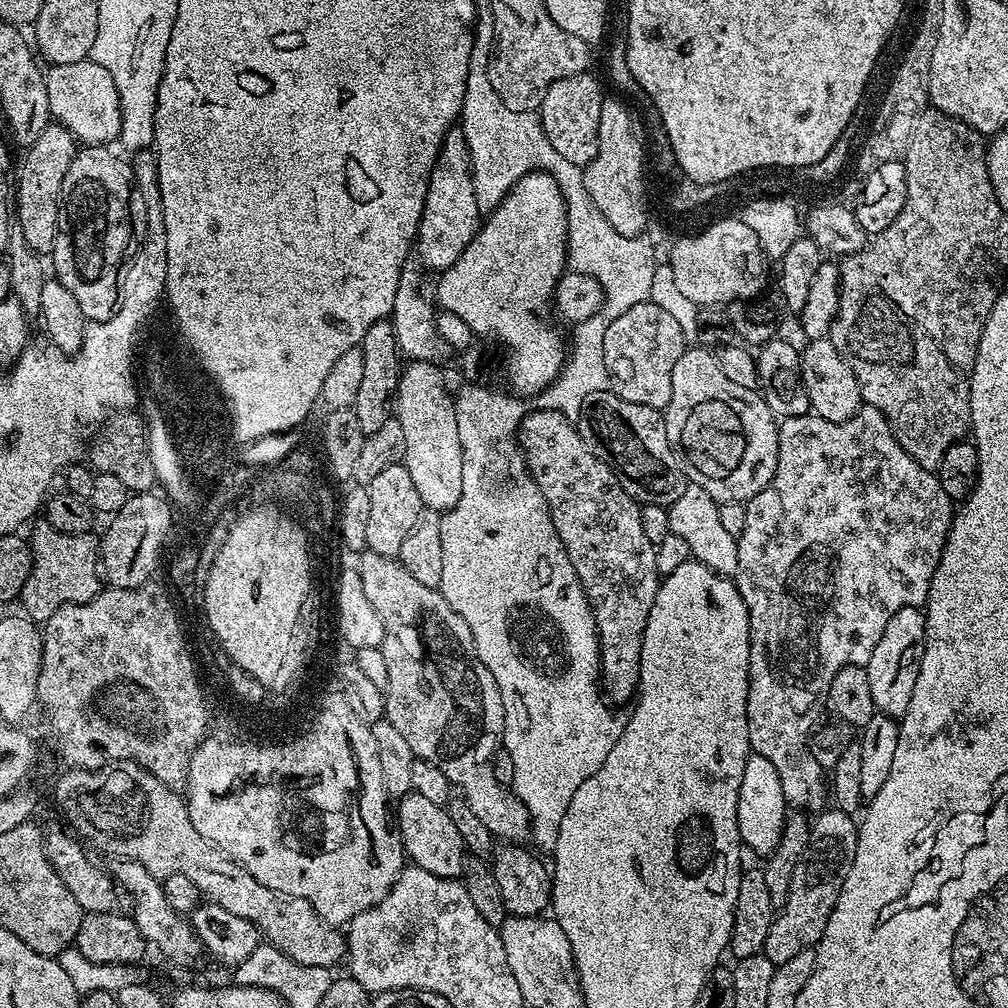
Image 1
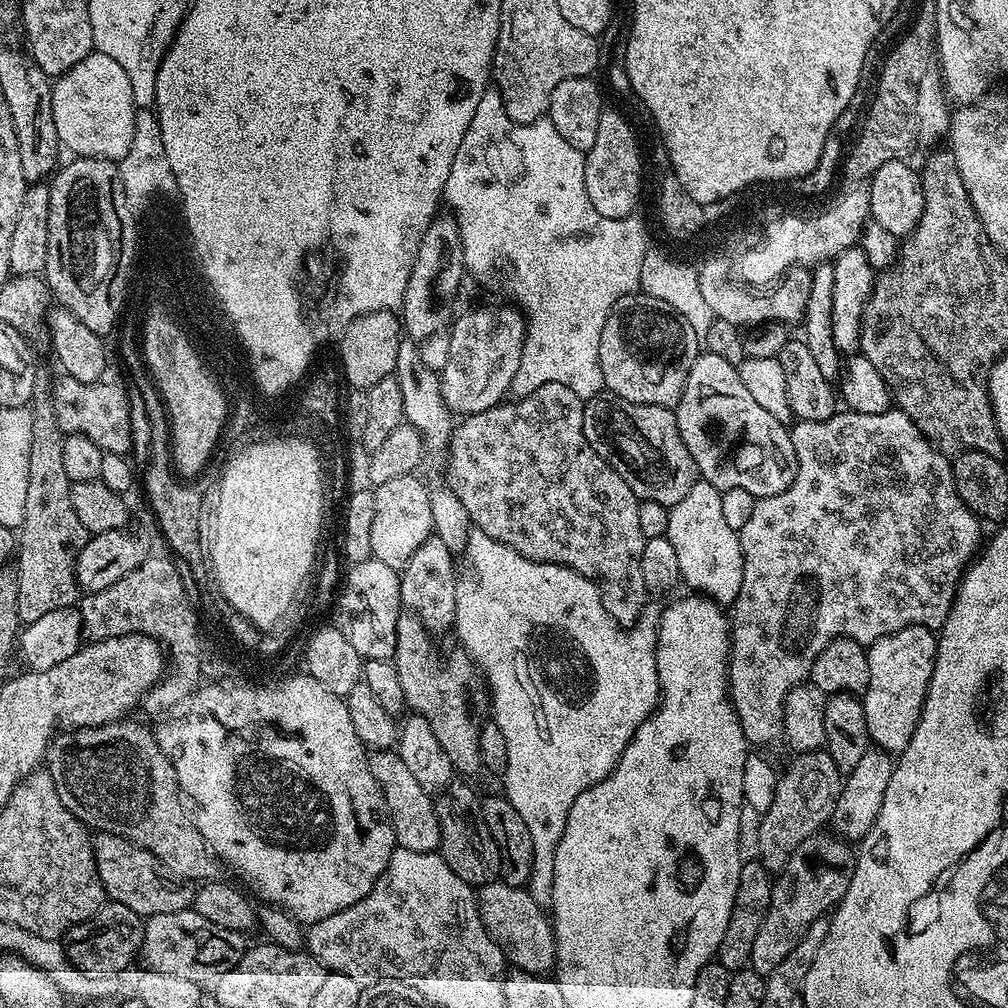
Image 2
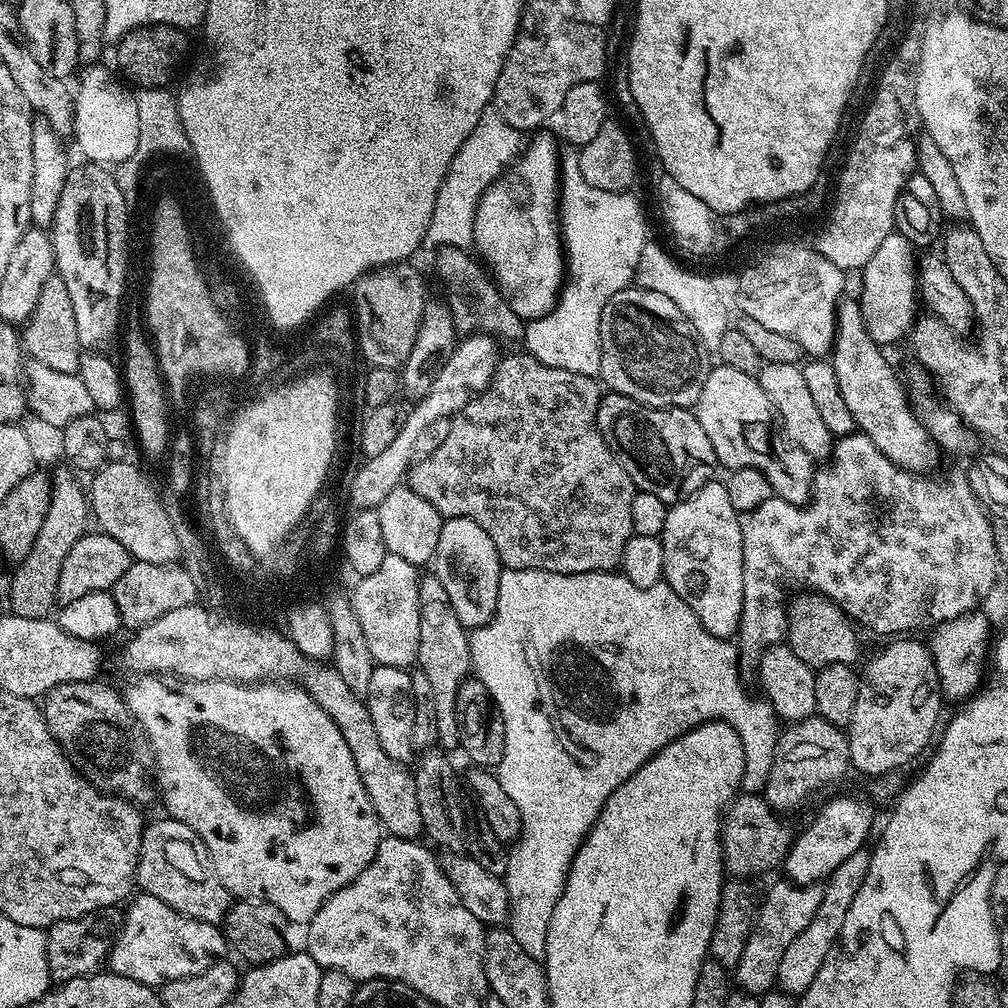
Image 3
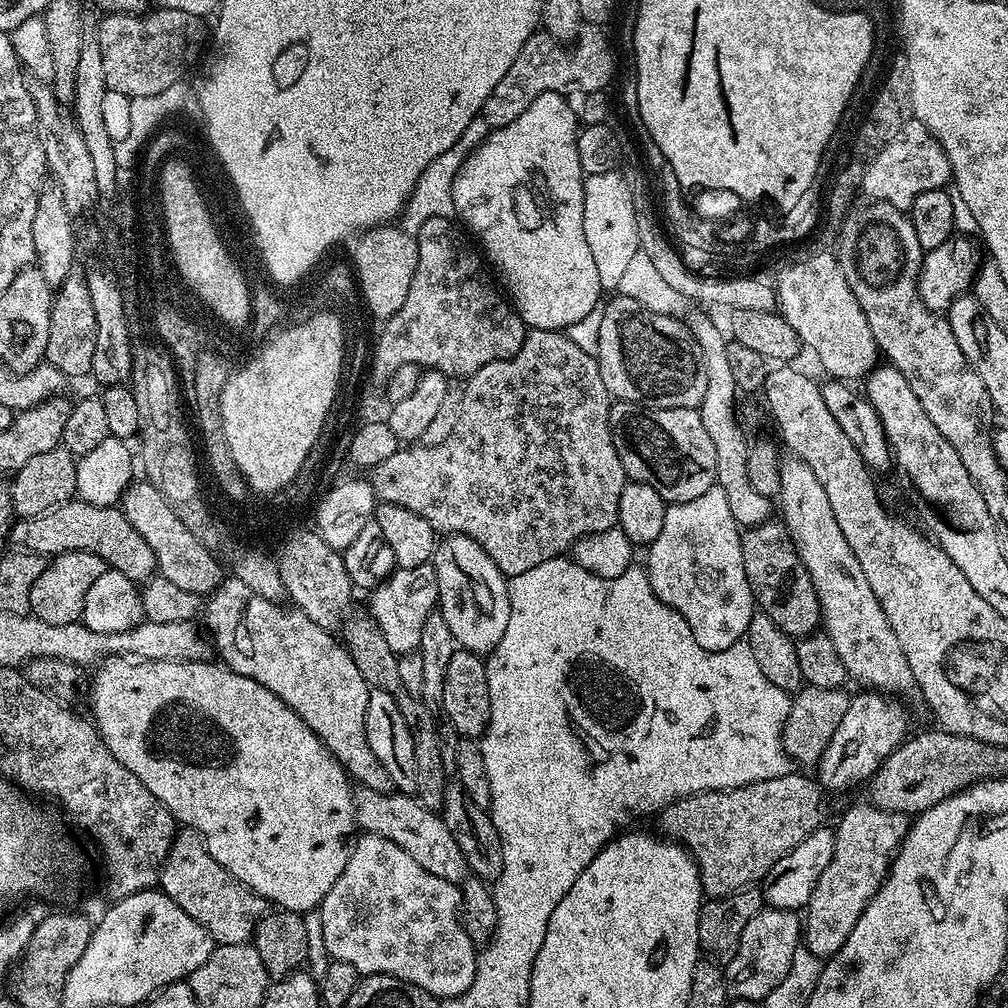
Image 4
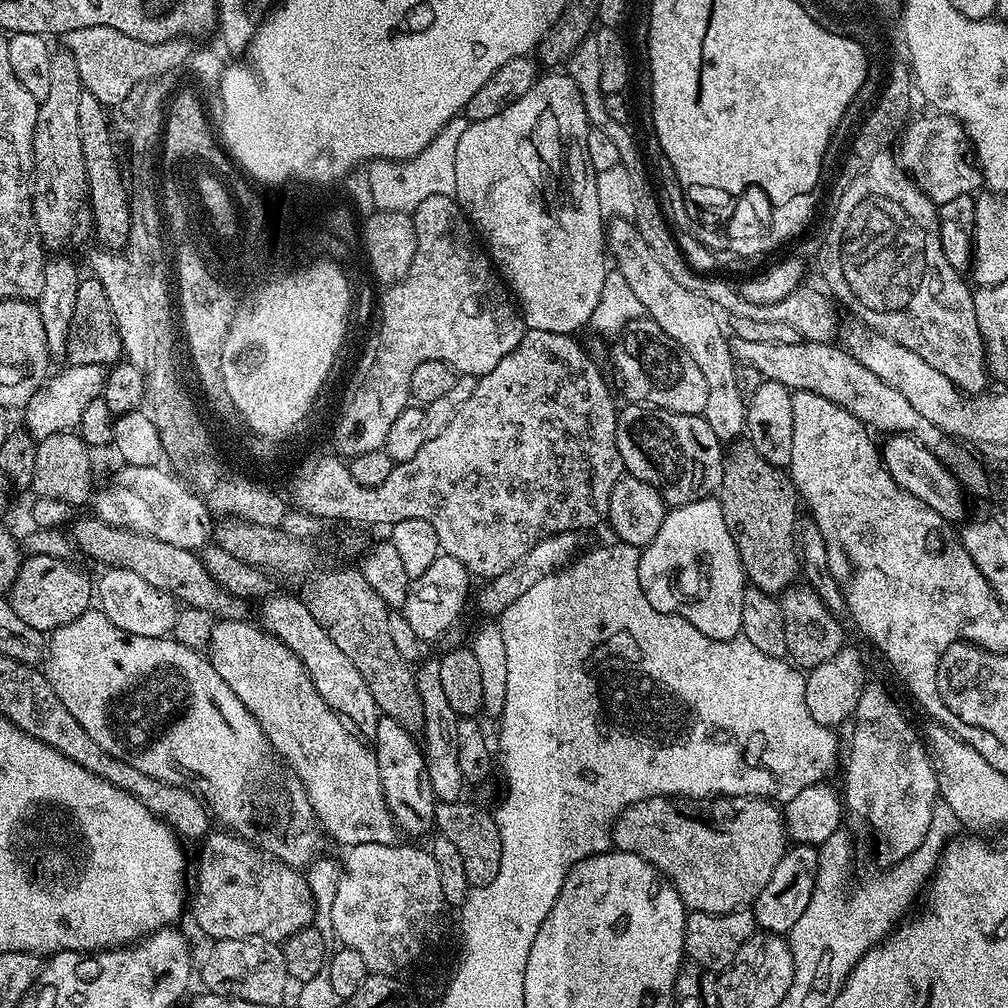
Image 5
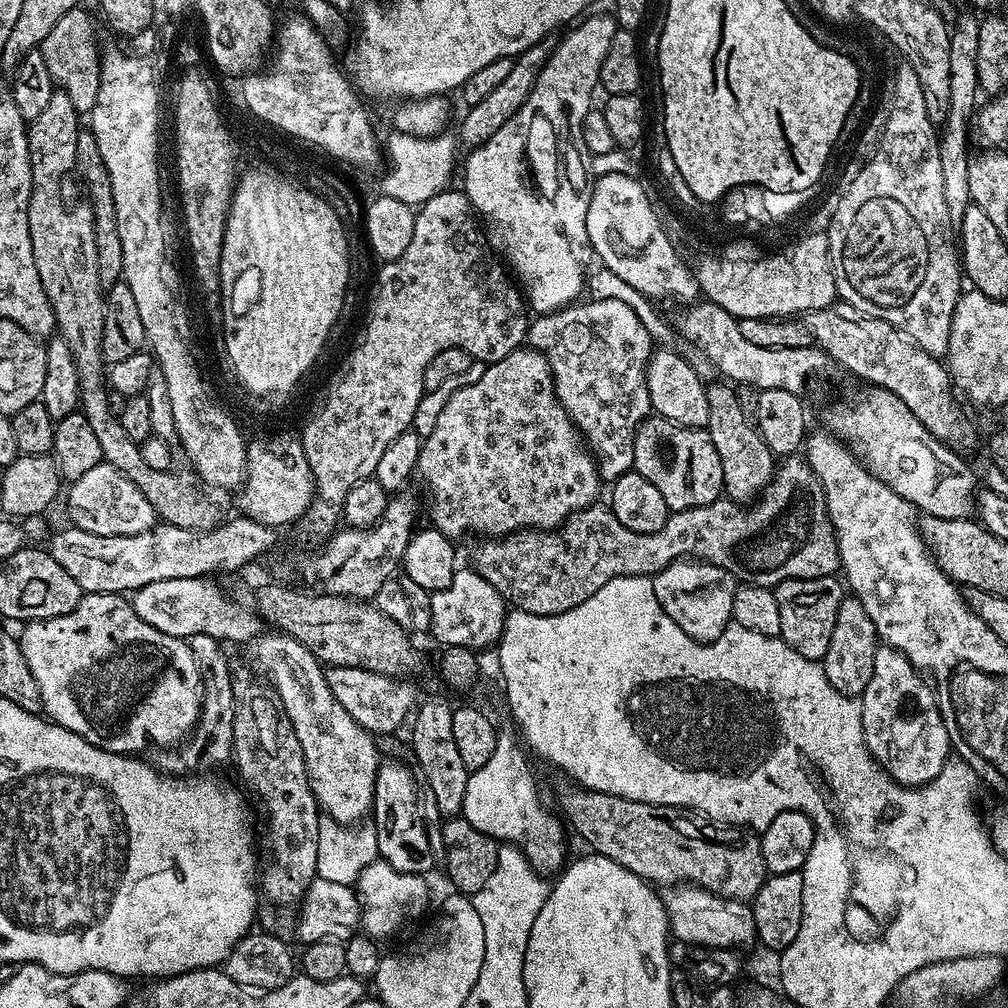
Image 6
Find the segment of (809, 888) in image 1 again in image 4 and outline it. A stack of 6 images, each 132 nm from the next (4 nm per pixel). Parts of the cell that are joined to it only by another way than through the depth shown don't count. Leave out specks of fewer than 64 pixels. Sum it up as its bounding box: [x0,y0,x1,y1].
[723,906,802,1002]

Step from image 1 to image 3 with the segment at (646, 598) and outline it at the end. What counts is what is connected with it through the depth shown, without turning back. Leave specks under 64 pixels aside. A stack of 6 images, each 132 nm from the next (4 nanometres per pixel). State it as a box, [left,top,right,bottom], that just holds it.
[406,354,638,574]

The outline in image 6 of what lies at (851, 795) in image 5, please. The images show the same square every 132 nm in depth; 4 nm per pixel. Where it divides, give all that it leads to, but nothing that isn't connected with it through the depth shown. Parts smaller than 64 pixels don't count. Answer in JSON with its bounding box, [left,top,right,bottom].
[859,646,944,788]

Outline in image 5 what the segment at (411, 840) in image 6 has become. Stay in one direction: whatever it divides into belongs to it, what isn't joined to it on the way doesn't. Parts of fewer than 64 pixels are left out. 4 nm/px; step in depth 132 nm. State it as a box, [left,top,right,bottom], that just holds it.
[374,715,437,836]

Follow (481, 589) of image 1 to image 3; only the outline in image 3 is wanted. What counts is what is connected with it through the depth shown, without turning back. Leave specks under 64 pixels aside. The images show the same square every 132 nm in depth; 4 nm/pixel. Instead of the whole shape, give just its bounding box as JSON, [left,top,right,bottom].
[468,568,778,961]

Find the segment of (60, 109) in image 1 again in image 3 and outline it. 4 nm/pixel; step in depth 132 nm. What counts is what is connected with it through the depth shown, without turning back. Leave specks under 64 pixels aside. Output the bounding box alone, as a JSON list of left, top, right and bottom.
[71,66,138,166]

